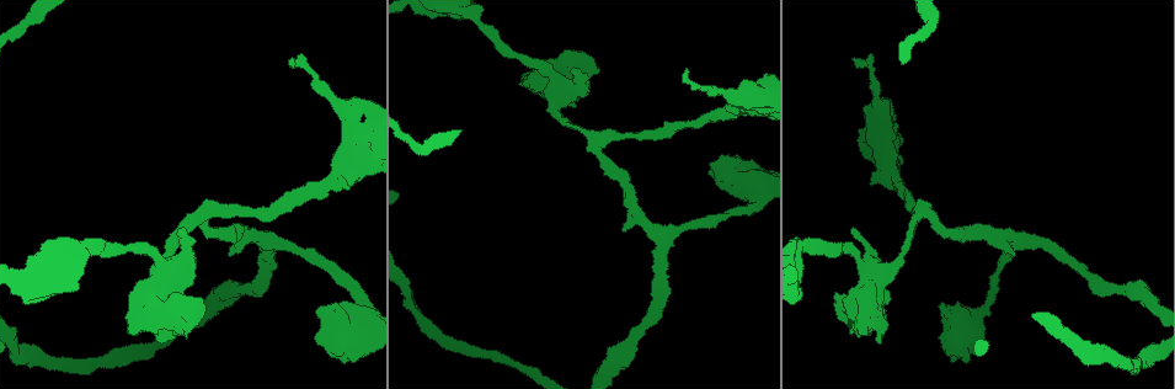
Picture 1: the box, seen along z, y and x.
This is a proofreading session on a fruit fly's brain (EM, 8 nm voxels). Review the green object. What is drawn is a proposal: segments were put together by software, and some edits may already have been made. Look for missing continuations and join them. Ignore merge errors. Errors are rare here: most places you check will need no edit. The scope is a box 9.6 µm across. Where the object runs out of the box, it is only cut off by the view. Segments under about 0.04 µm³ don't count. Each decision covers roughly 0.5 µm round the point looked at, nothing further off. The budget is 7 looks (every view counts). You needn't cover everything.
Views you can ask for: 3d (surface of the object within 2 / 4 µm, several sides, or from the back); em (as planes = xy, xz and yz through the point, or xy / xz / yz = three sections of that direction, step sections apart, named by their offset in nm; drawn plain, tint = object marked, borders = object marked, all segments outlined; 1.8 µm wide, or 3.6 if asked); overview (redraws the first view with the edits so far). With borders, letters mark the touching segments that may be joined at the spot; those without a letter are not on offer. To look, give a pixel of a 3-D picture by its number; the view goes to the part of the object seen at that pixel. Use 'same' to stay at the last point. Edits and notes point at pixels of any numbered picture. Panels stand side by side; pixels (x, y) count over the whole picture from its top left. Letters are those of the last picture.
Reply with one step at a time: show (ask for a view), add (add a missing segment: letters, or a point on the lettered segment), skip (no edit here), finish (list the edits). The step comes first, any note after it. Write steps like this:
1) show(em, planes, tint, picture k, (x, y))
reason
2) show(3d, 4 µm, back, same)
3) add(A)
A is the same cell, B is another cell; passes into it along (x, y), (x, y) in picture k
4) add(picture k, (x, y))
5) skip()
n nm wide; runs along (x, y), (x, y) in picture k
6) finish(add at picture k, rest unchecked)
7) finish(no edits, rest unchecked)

show(3d, 2 µm, picture 1, (596, 137))
branch point

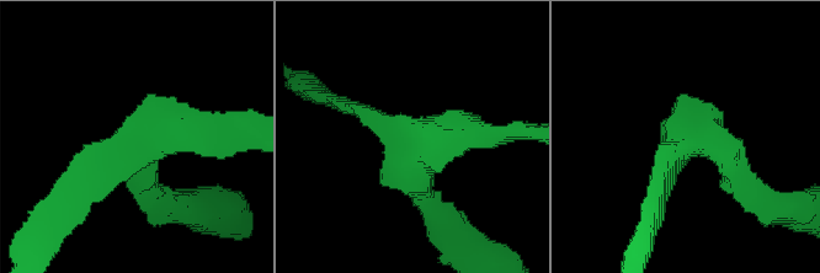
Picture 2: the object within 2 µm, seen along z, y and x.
show(em, planes, borders, picture 2, (692, 142))
shape alone is not enough

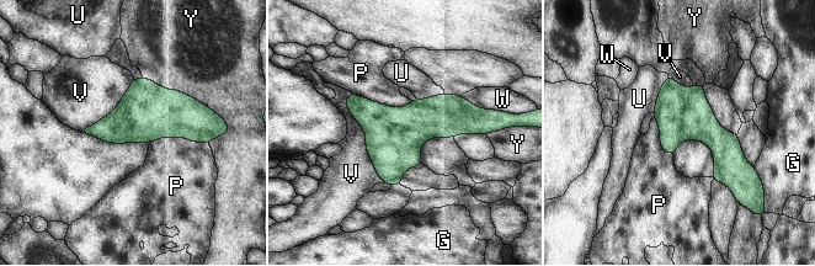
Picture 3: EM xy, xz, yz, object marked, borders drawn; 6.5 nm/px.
skip()
340 nm wide; G, P, U, V, W and Y are other cells; no lettered segment goes on from it

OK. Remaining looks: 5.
show(em, planes, borders, picture 1, (686, 71))

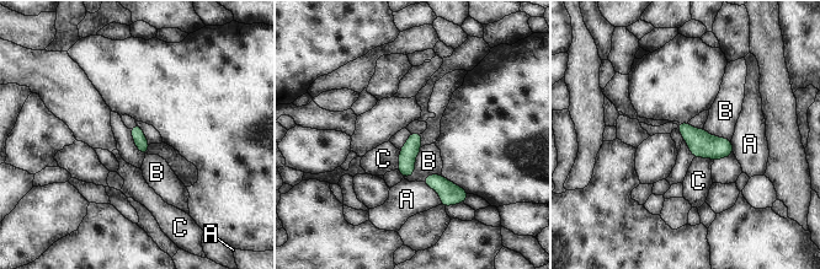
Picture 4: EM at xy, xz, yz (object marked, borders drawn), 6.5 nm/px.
skip()
A, B and C are other cells; border along (421, 148), (415, 172), (405, 178) in picture 4; no lettered segment goes on from it

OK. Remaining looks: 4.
show(em, planes, tint, picture 1, (175, 300))
closes a loop

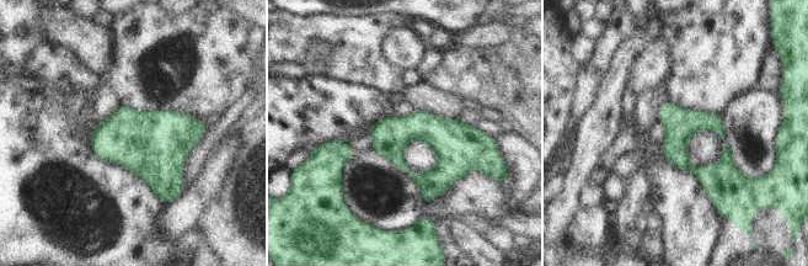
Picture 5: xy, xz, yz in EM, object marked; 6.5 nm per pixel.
show(em, planes, borders, same)

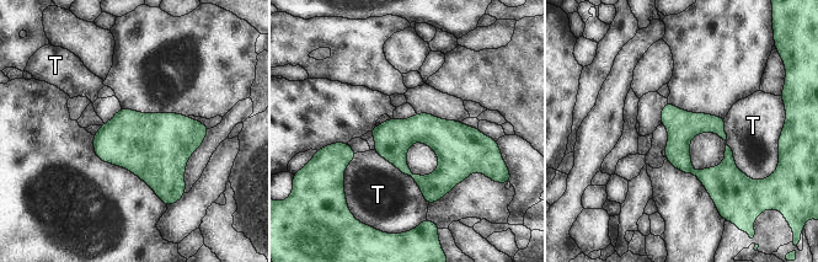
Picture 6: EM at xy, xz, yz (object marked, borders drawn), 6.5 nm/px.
skip()
200 nm wide; T touches over 500 nm; T is another cell; no lettered segment goes on from it

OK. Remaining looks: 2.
finish(no edits, rest unchecked)

